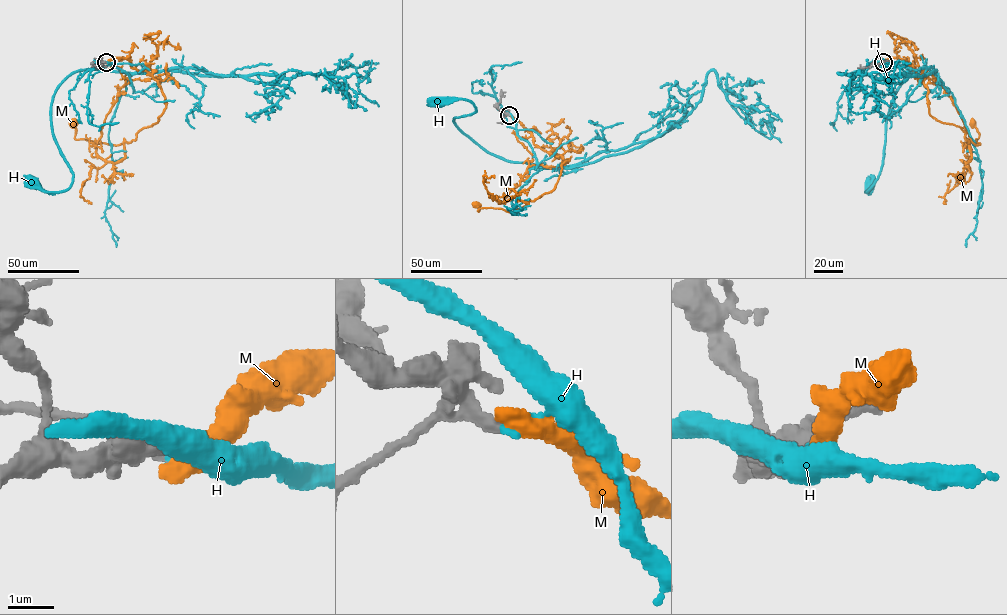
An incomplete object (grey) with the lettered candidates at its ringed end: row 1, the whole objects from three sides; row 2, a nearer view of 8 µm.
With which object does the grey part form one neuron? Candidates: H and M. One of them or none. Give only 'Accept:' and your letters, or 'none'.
Accept: M

